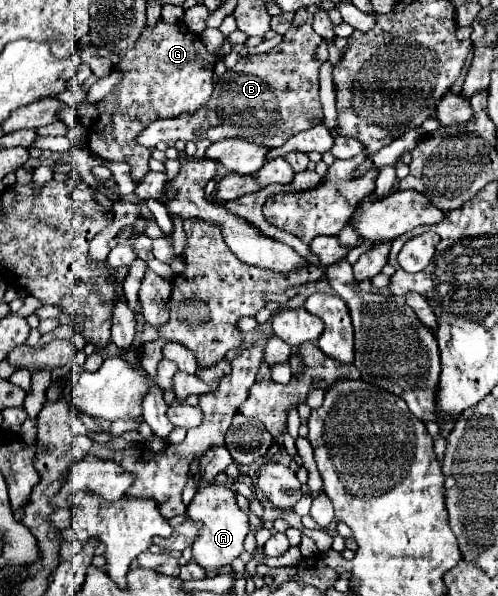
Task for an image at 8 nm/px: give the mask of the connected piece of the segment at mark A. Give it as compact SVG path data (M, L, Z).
M212 484L212 486L200 488L192 504L188 506L186 514L190 520L202 522L202 532L198 534L198 540L192 544L192 554L194 554L194 562L202 566L208 578L212 578L214 574L220 574L222 566L232 564L232 560L244 552L244 538L250 532L248 514L238 508L234 492L228 490L226 486Z

